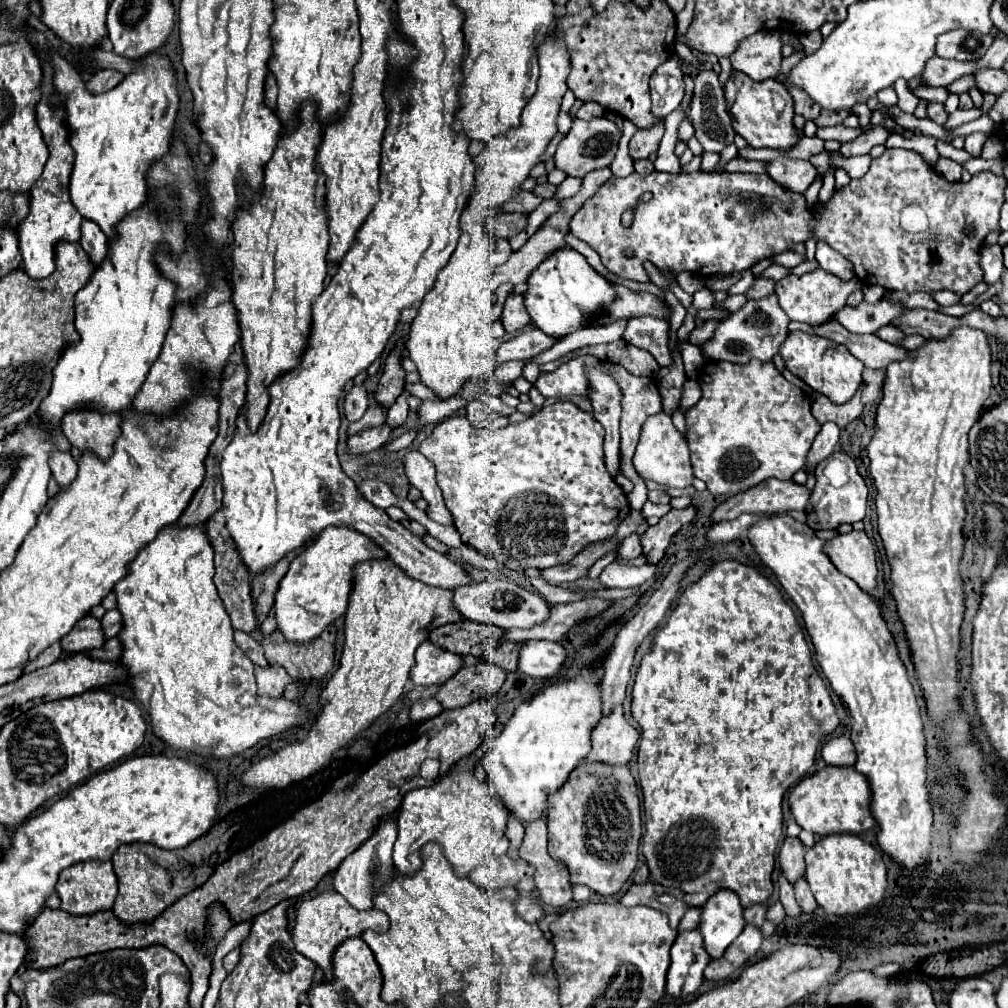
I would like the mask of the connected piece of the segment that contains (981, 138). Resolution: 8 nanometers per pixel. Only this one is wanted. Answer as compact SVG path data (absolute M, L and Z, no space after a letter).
M972 132L972 134L968 134L966 136L966 152L970 154L970 156L980 156L980 152L982 152L982 146L984 146L984 142L988 140L988 136L990 134L984 134L984 132Z

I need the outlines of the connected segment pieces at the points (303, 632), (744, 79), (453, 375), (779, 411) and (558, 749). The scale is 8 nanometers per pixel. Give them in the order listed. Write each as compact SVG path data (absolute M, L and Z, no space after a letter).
M330 526L310 544L304 552L300 552L286 576L280 582L276 592L274 608L276 622L286 640L304 644L322 634L326 626L330 626L336 618L344 616L348 598L354 582L354 566L366 560L388 558L388 554L362 532L348 526Z
M732 72L726 86L726 104L734 118L734 130L748 142L752 148L774 148L774 150L790 150L798 142L798 130L792 124L794 104L790 100L790 92L786 92L784 84L778 80L754 82L742 72Z
M550 32L538 48L540 78L538 90L526 104L518 128L492 140L488 148L488 162L476 172L476 190L460 218L462 234L454 254L436 278L434 288L422 298L418 316L410 324L406 352L418 368L420 382L428 386L440 400L456 396L470 380L488 378L494 372L494 356L500 340L490 332L492 308L496 304L496 288L492 286L490 256L494 254L492 236L486 230L486 220L492 216L492 206L500 206L520 192L520 184L528 178L530 170L540 162L548 142L556 134L556 118L570 72L570 58L562 40Z
M750 360L750 364L706 362L700 370L698 384L702 398L696 406L686 410L686 440L692 454L694 476L706 482L714 496L734 496L754 488L766 478L790 480L806 464L806 452L820 432L818 420L810 412L808 396L790 384L774 366L774 362Z
M584 668L572 682L546 686L544 690L534 694L532 700L528 700L516 708L514 716L506 722L502 734L496 738L494 748L484 758L484 770L486 770L486 782L488 782L490 790L518 822L530 824L548 814L548 810L550 810L548 796L564 786L570 772L576 770L578 764L590 752L590 734L592 734L594 726L598 724L600 716L602 716L600 686L598 686L594 668Z

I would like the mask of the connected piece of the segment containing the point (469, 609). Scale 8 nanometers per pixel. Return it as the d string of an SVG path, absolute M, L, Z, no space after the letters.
M492 580L492 582L474 582L466 588L452 590L454 594L454 606L462 612L466 620L474 622L486 622L494 624L498 628L532 628L542 624L550 616L550 604L544 600L544 596L522 588L508 580Z

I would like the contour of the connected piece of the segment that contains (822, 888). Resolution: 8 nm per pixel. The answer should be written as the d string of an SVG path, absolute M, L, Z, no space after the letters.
M830 834L820 838L806 852L806 882L816 902L836 916L856 914L872 904L878 904L886 890L886 866L882 854L854 834Z

